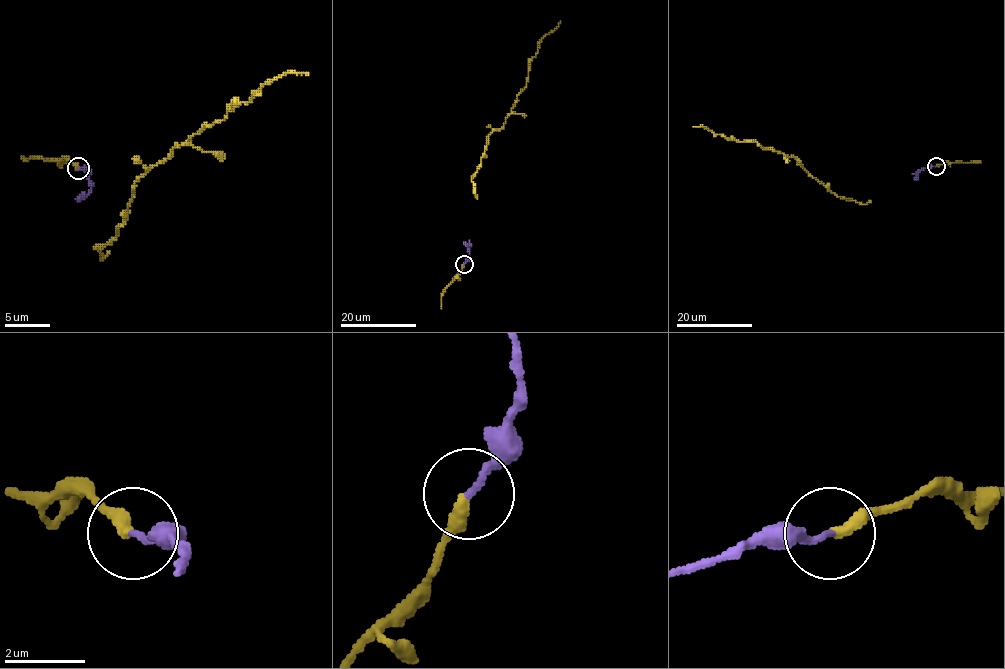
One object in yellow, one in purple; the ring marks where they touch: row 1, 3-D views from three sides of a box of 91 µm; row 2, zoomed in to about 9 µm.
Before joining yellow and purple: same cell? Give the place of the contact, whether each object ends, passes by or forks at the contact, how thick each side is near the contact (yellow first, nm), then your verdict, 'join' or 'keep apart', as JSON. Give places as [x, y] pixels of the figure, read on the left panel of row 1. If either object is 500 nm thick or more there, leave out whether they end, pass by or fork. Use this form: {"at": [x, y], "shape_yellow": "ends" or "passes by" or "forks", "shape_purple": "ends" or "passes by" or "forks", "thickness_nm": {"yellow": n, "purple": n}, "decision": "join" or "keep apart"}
{"at": [78, 168], "shape_yellow": "ends", "shape_purple": "ends", "thickness_nm": {"yellow": 320, "purple": 170}, "decision": "join"}

